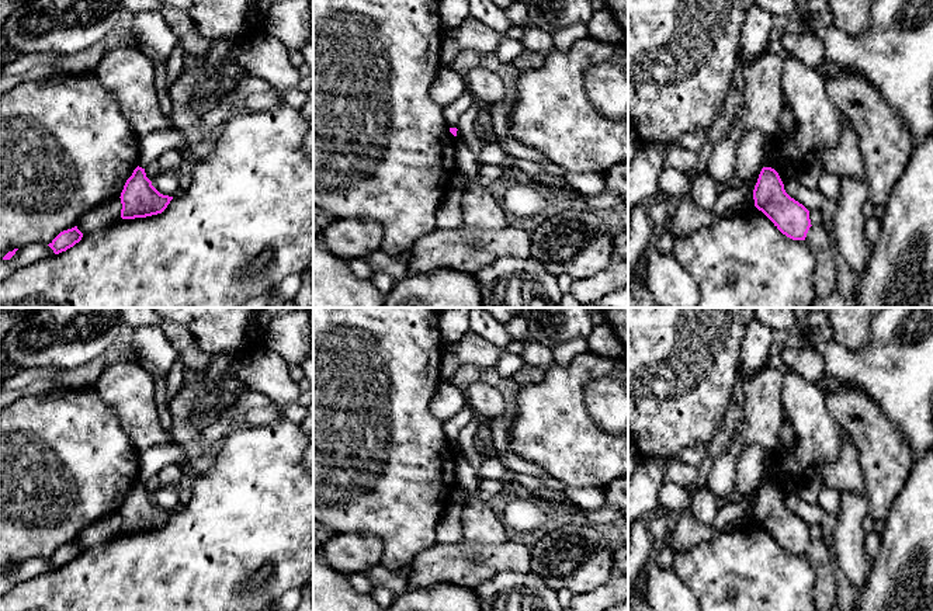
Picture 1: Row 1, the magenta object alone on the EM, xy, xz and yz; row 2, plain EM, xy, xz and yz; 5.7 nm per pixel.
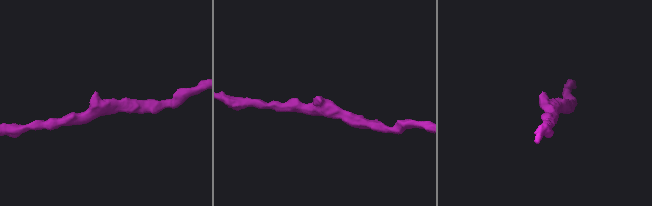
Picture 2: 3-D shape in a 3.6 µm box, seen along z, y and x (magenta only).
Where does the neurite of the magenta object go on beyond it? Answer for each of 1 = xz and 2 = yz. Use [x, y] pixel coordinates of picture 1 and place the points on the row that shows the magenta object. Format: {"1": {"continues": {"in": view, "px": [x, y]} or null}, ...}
{"1": {"continues": null}, "2": {"continues": null}}

